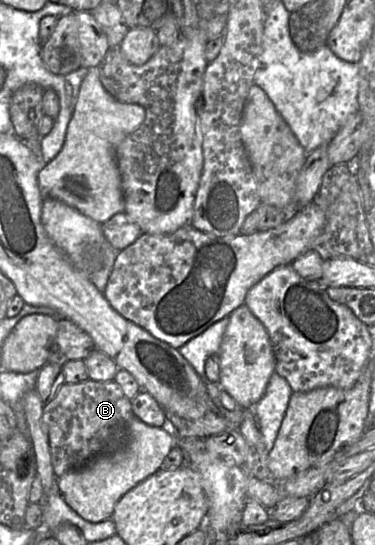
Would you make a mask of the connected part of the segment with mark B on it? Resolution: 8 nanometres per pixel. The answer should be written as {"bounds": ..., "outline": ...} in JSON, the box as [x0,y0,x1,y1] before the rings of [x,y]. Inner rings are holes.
{"bounds":[43,379,133,478],"outline":[[[87,379],[76,384],[64,383],[43,408],[55,476],[59,478],[66,472],[84,466],[94,457],[123,449],[127,424],[133,418],[131,400],[114,380]]]}

